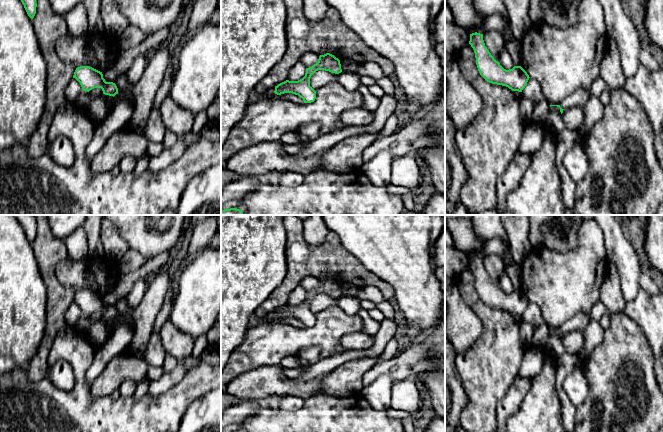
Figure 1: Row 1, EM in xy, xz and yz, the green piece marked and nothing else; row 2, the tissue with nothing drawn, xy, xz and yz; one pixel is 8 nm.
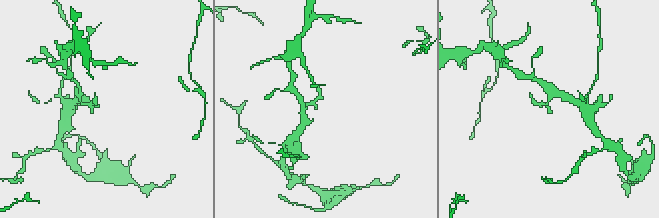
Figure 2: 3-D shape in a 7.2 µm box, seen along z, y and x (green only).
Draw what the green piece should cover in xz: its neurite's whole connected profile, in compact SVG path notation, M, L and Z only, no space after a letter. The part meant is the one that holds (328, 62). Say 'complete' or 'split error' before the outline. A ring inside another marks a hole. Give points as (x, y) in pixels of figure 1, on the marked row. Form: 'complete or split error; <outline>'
complete; M330 53L320 55L316 64L306 68L305 76L302 79L298 81L286 80L275 86L274 93L277 95L292 93L302 98L304 103L314 102L316 91L310 86L310 78L318 70L339 74L342 72L340 60Z

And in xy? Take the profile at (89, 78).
complete; M80 66L76 68L73 78L80 83L83 91L89 92L94 88L101 88L105 95L114 97L118 94L116 84L113 82L106 82L102 72L90 66Z

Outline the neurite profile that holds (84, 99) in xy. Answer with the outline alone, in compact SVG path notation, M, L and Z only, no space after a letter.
M83 91L79 94L79 96L76 98L76 103L80 104L85 110L89 110L89 107L92 103L93 99L89 95L87 91Z

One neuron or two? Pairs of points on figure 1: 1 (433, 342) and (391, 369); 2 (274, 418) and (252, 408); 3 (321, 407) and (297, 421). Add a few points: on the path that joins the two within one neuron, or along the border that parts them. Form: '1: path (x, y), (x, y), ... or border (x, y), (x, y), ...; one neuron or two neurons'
1: path (423, 350), (413, 355), (401, 367); one neuron
2: border (264, 408), (256, 411), (243, 421); two neurons
3: path (315, 413), (307, 421), (303, 421); one neuron

